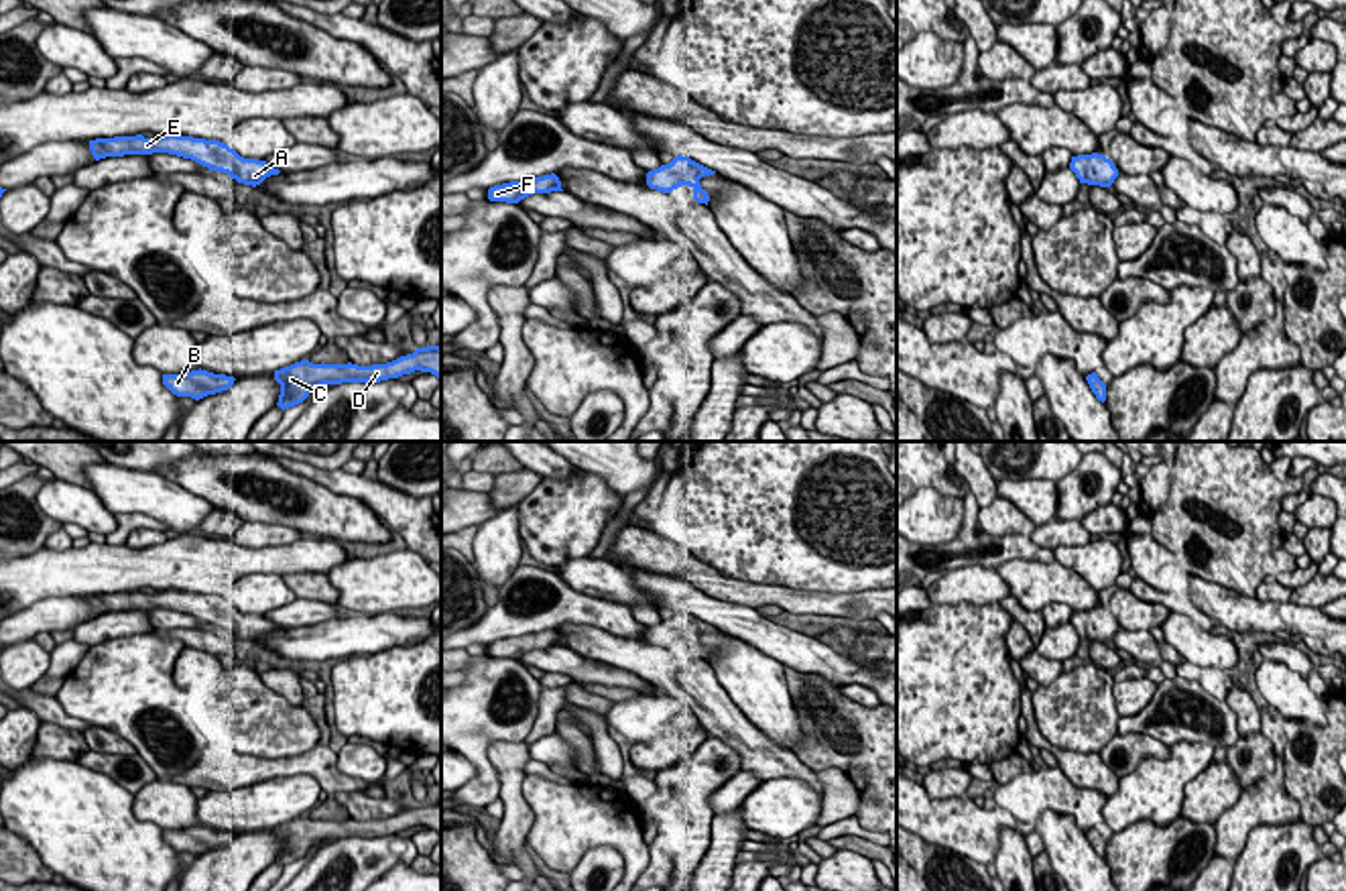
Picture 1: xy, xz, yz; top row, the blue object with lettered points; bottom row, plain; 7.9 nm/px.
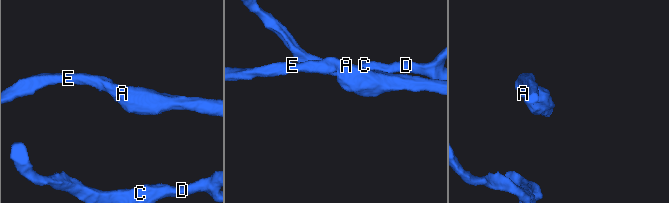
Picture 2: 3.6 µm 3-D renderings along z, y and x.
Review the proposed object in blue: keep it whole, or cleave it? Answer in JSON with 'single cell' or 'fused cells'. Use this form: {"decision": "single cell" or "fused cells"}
{"decision": "single cell"}

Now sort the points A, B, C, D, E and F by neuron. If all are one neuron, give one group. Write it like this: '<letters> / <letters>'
A B C D E F

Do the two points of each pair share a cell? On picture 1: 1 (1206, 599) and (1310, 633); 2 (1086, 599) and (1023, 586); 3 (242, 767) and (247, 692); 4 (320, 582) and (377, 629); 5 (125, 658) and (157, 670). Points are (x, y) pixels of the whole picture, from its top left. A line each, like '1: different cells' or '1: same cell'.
1: same cell
2: same cell
3: different cells
4: different cells
5: same cell

